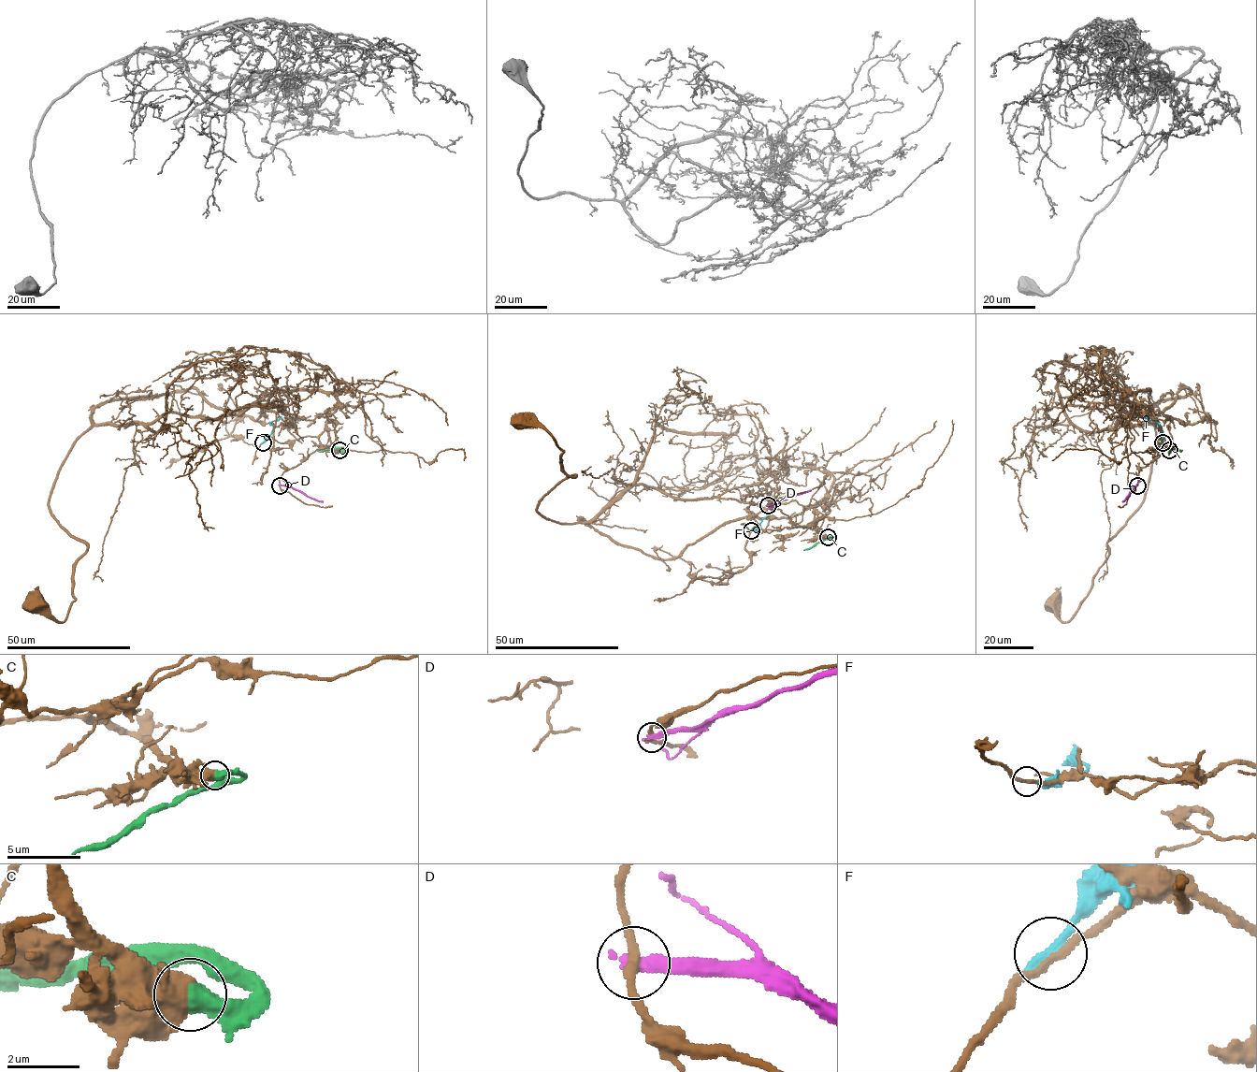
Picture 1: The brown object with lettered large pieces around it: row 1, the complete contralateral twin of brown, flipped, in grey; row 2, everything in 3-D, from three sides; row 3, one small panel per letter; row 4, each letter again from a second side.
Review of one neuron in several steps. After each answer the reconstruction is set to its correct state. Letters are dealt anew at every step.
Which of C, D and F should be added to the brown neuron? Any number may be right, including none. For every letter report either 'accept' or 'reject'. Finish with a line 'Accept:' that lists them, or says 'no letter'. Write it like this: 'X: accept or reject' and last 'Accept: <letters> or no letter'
C: accept
D: reject
F: reject
Accept: C

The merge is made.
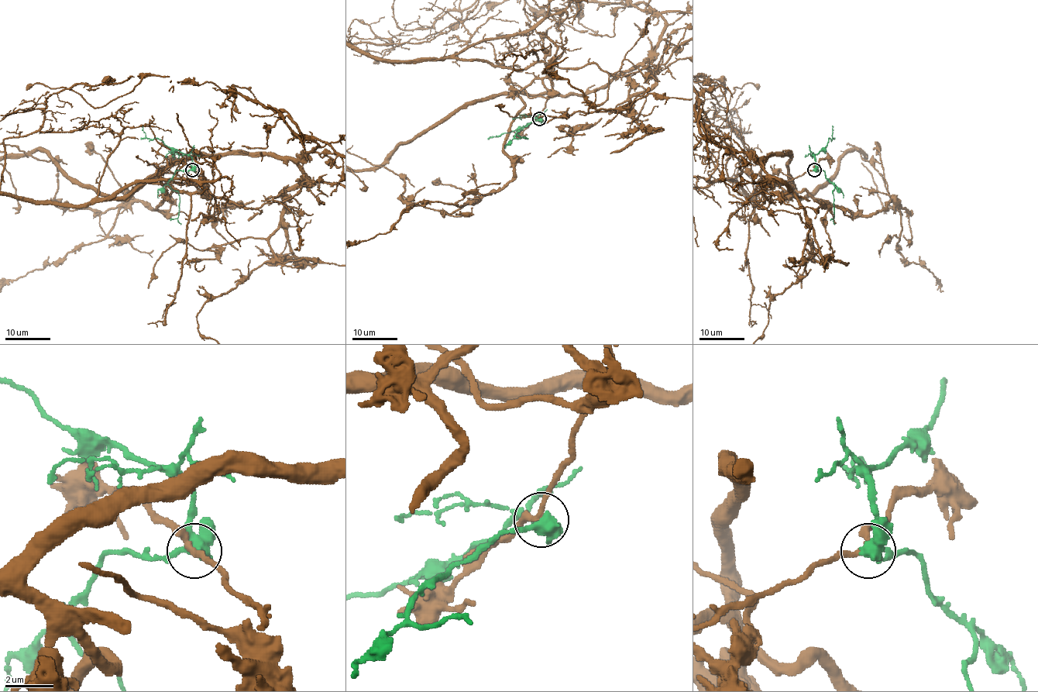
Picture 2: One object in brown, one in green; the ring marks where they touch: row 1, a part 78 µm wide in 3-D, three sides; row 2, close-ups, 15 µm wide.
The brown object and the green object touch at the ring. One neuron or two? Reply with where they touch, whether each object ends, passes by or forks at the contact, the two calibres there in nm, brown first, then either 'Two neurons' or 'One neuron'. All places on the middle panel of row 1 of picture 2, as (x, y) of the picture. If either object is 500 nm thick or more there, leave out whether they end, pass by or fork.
Place: (539, 118). Thickness 220 nm (brown) against 500 nm. Two neurons

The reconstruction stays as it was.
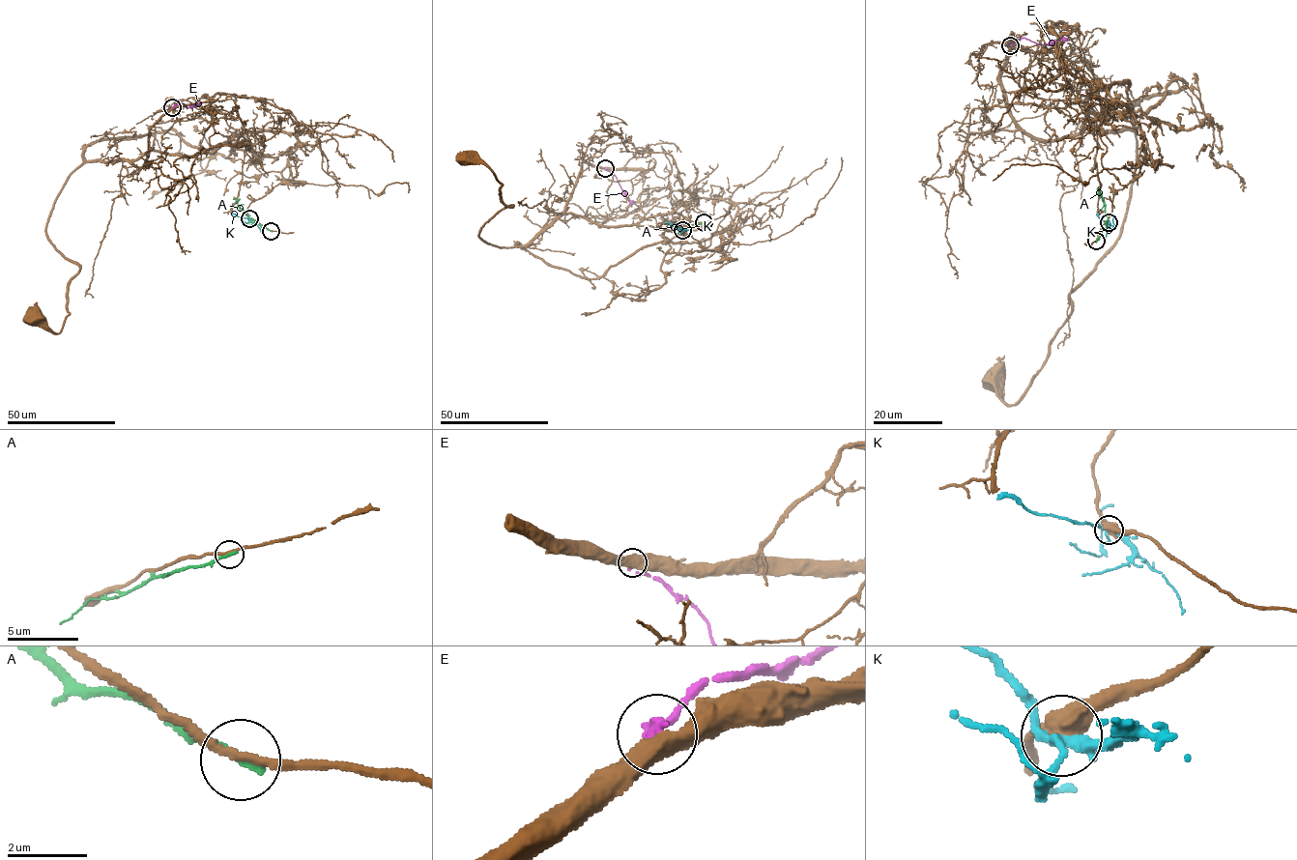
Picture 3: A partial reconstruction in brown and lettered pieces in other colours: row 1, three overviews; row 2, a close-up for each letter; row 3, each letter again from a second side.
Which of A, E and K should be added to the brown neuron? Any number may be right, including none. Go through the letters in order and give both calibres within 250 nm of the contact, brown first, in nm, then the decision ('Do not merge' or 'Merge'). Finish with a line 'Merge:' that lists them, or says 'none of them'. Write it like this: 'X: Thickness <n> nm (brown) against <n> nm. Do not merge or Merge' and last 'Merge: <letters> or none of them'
A: Thickness 190 nm (brown) against 280 nm. Do not merge
E: Thickness 600 nm (brown) against 280 nm. Do not merge
K: Thickness 480 nm (brown) against 240 nm. Merge
Merge: K

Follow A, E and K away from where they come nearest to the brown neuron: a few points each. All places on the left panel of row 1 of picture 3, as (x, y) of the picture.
A: (271, 230), (248, 217), (234, 196)
E: (172, 108), (182, 102), (187, 107), (200, 102)
K: (249, 219), (232, 214)

